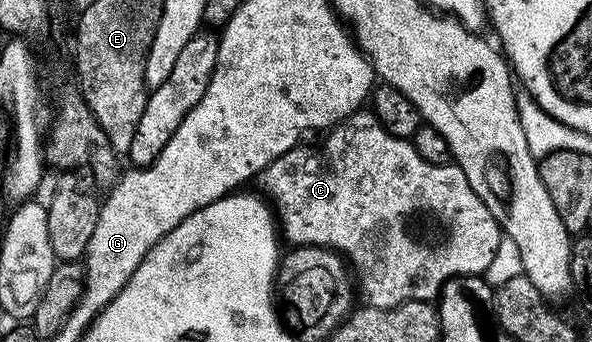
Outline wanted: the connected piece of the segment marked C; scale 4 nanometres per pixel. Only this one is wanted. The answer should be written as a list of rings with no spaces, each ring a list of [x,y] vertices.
[[[356,112],[344,118],[338,126],[334,127],[326,135],[327,138],[314,150],[308,144],[300,144],[293,147],[289,152],[277,156],[267,167],[257,175],[258,189],[265,195],[266,201],[273,207],[274,217],[277,219],[278,229],[282,237],[291,241],[292,247],[296,246],[323,246],[327,250],[338,250],[349,263],[354,277],[357,279],[357,290],[364,294],[366,305],[377,308],[393,308],[402,302],[431,302],[438,299],[443,284],[450,278],[456,276],[479,276],[491,266],[495,253],[499,250],[499,238],[501,242],[501,231],[499,221],[492,216],[489,208],[469,188],[469,180],[465,180],[465,172],[457,165],[434,166],[421,156],[417,156],[414,146],[406,138],[398,138],[389,133],[388,130],[375,118],[374,113]]]

